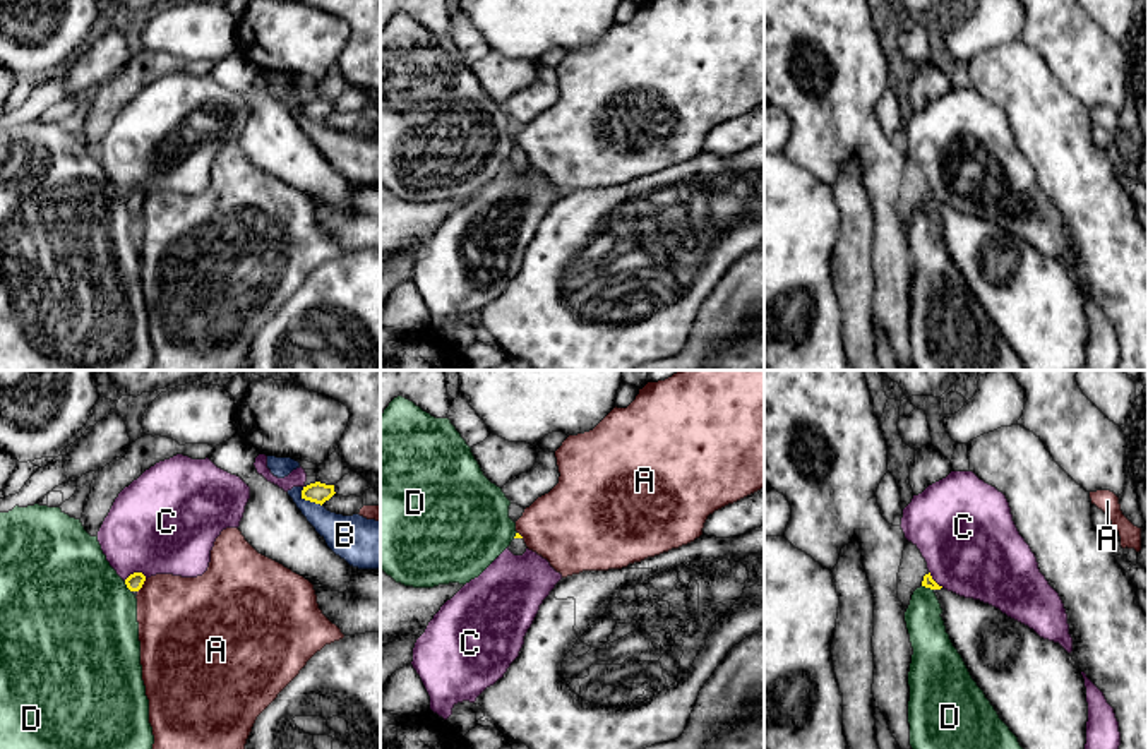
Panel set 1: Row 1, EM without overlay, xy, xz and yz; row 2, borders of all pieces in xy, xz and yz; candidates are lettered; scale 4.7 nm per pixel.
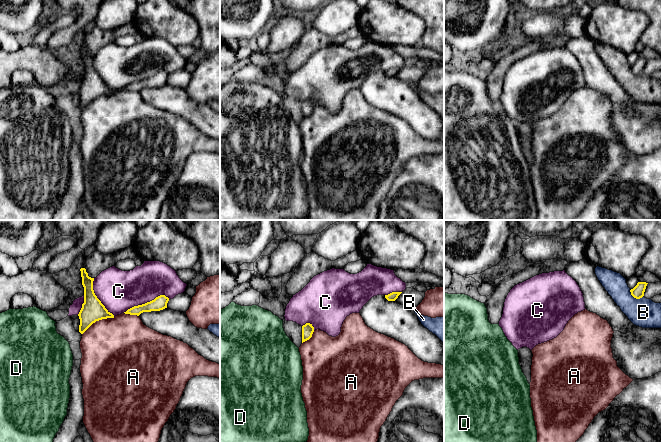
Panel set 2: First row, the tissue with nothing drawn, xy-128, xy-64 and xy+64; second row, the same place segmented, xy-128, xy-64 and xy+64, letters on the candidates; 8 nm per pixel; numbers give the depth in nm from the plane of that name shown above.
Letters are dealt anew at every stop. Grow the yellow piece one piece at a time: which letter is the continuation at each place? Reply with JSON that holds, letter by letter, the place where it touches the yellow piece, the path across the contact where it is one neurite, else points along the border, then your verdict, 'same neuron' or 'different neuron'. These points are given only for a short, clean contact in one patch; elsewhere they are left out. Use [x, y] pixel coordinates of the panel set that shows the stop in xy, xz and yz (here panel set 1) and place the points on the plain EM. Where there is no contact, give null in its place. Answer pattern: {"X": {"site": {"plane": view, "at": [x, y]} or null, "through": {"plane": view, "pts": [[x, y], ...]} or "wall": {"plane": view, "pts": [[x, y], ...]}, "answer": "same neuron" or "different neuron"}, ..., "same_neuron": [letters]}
{"A": {"site": {"plane": "xy", "at": [141, 203]}, "answer": "different neuron"}, "B": {"site": {"plane": "xy", "at": [307, 115]}, "answer": "different neuron"}, "C": {"site": {"plane": "xy", "at": [134, 189]}, "answer": "different neuron"}, "D": {"site": {"plane": "yz", "at": [927, 203]}, "wall": {"plane": "yz", "pts": [[922, 201], [932, 206]]}, "answer": "different neuron"}, "same_neuron": []}

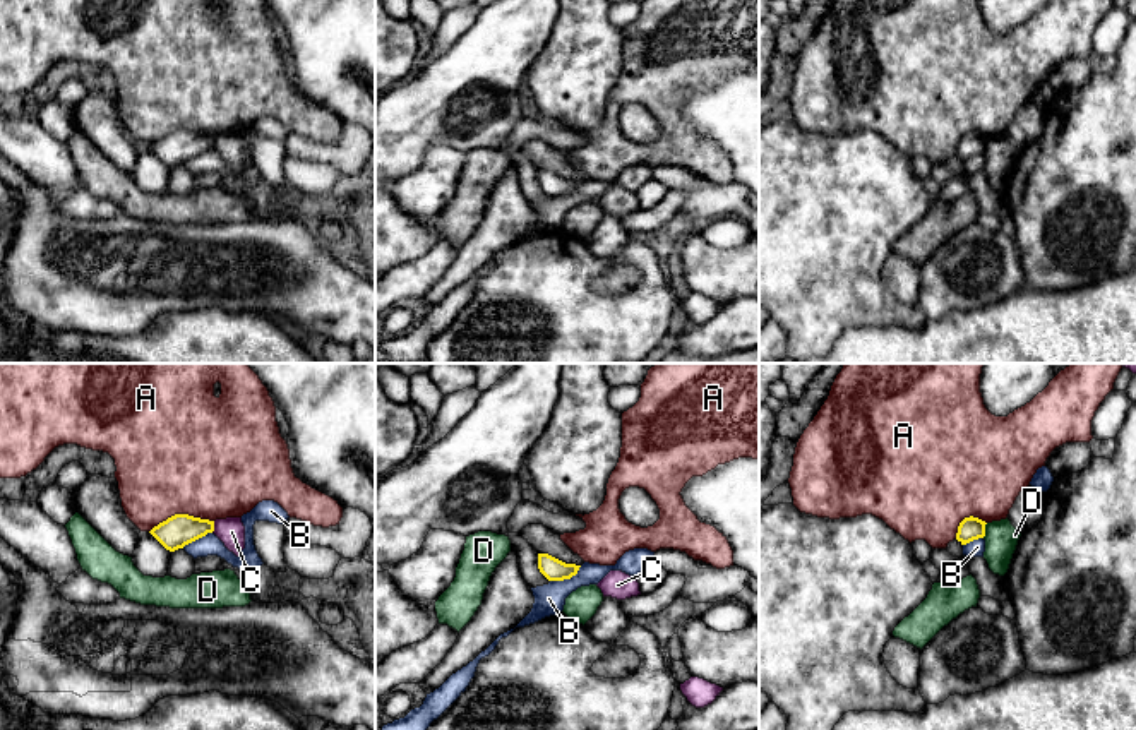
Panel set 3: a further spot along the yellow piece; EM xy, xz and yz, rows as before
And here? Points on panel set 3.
{"A": {"site": {"plane": "xy", "at": [180, 131]}, "answer": "different neuron"}, "B": {"site": {"plane": "xz", "at": [566, 194]}, "wall": {"plane": "xz", "pts": [[581, 182], [569, 194], [550, 197]]}, "answer": "different neuron"}, "C": {"site": {"plane": "xy", "at": [213, 143]}, "wall": {"plane": "xy", "pts": [[215, 137], [211, 148]]}, "answer": "different neuron"}, "D": {"site": {"plane": "yz", "at": [984, 146]}, "answer": "different neuron"}, "same_neuron": []}

